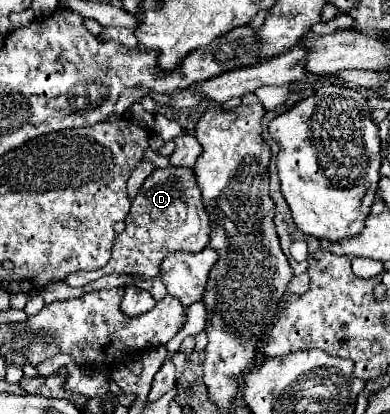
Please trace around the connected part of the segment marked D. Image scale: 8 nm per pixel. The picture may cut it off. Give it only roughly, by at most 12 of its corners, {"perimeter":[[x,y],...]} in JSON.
{"perimeter":[[187,167],[155,169],[111,261],[75,271],[157,277],[171,251],[201,251],[211,223]]}

